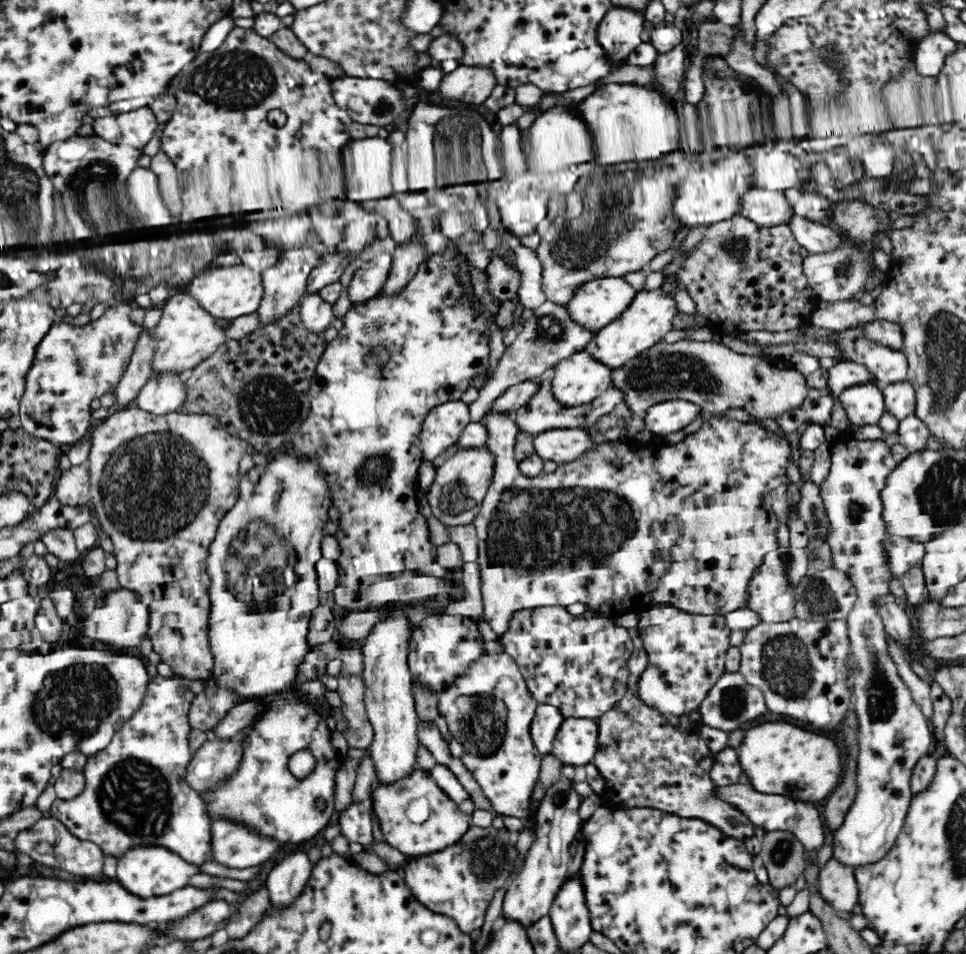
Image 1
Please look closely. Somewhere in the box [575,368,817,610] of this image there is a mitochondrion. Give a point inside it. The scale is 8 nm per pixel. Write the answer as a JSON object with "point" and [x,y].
{"point":[785,566]}

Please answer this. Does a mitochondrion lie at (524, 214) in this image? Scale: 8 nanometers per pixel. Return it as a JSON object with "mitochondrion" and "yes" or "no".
{"mitochondrion":"no"}

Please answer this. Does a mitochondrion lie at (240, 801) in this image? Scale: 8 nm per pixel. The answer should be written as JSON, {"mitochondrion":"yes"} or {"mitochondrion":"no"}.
{"mitochondrion":"yes"}

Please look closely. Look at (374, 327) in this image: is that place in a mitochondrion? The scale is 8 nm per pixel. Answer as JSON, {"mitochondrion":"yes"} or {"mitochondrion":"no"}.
{"mitochondrion":"yes"}

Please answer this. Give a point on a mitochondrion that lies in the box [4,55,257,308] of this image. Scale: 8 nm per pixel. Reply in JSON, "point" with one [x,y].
{"point":[115,170]}

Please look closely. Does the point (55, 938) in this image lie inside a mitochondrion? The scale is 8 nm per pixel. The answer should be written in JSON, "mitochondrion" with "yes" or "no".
{"mitochondrion":"no"}

